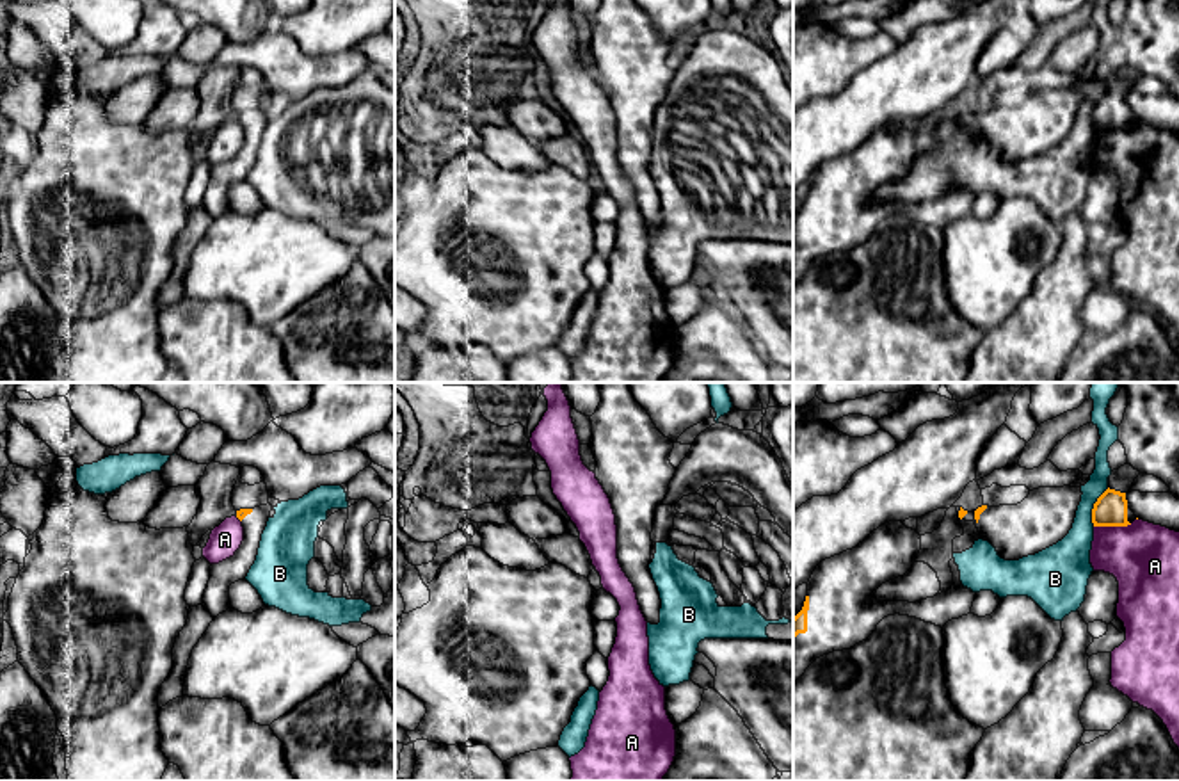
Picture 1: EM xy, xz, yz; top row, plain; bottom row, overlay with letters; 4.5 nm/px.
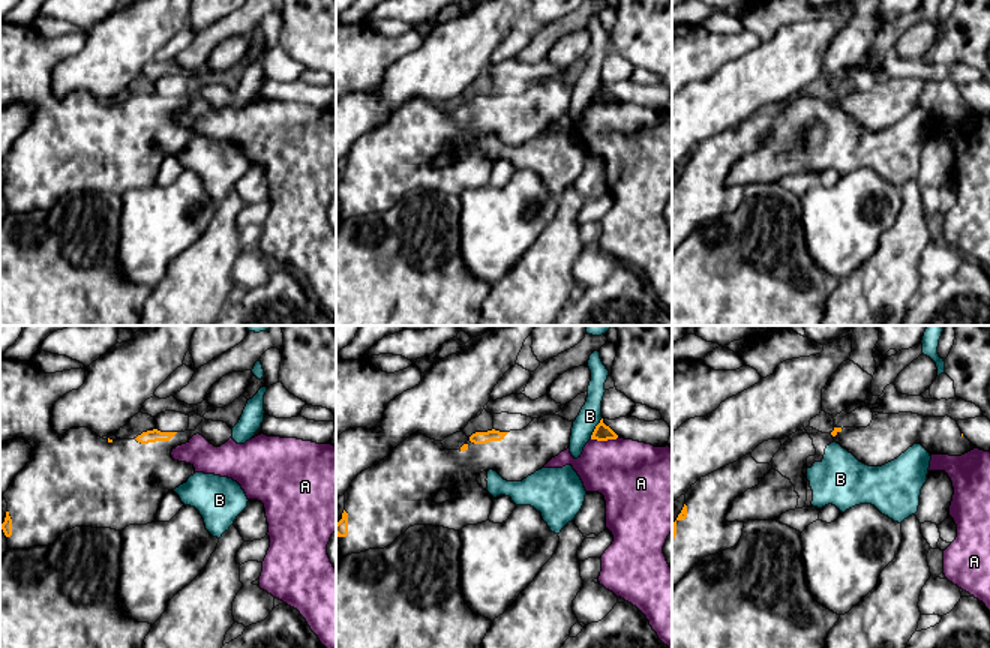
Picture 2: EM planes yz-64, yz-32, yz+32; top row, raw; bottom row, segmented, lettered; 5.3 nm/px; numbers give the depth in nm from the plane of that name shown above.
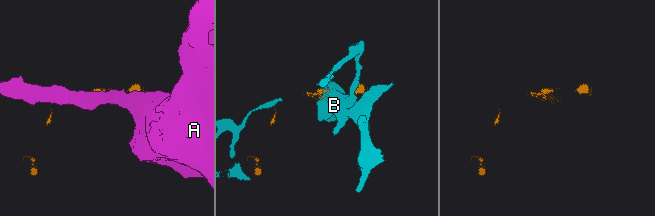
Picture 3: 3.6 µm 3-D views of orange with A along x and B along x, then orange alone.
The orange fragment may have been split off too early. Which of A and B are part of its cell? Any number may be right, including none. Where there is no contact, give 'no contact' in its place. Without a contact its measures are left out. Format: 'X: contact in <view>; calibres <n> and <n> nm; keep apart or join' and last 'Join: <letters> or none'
A: contact in yz; calibres 150 and 320 nm; keep apart
B: contact in yz; calibres 150 and 180 nm; keep apart
Join: none

